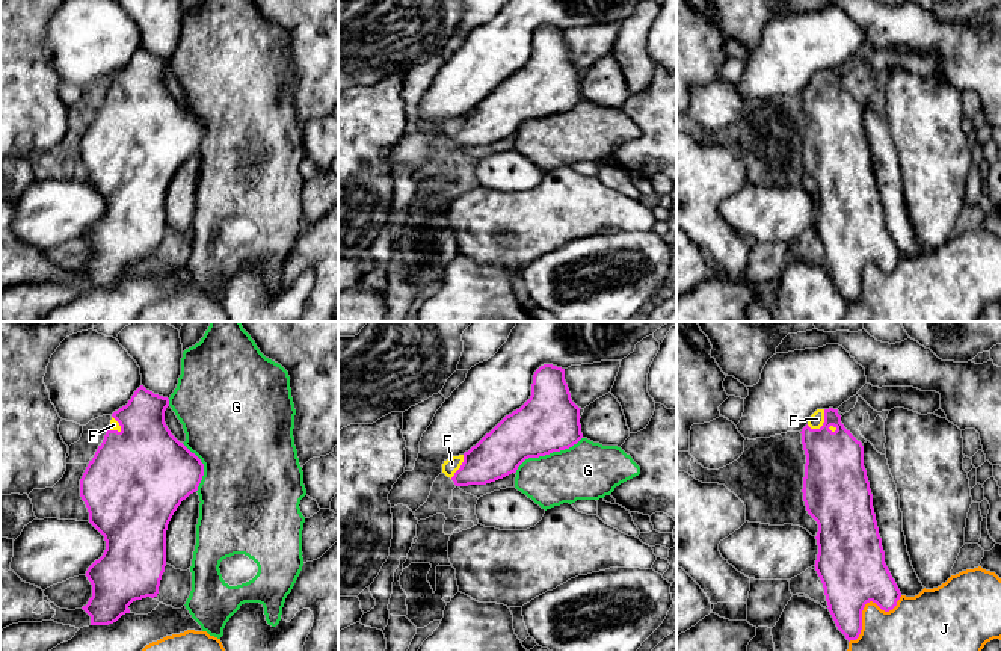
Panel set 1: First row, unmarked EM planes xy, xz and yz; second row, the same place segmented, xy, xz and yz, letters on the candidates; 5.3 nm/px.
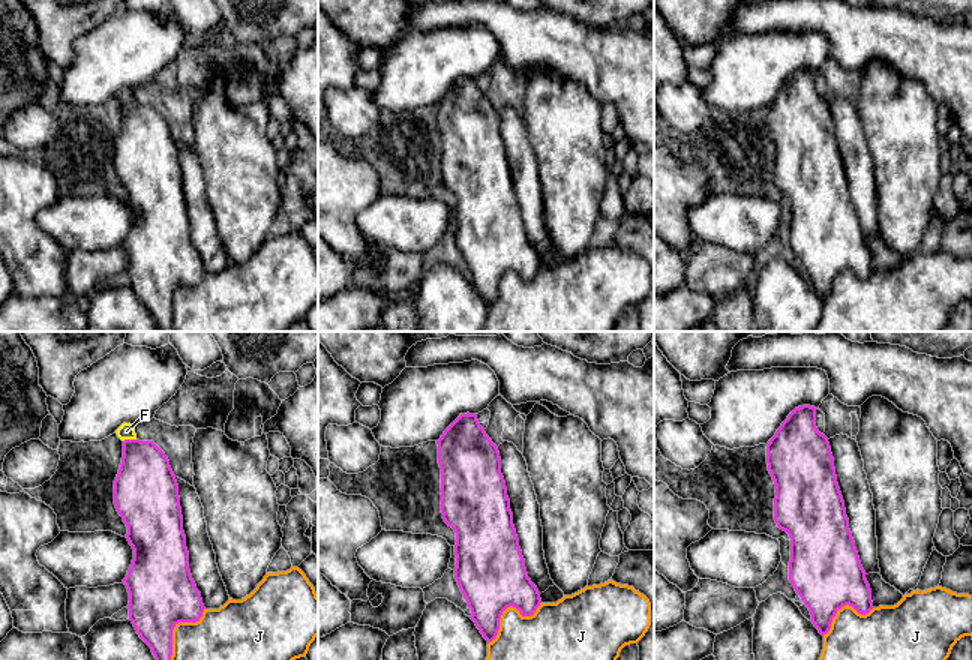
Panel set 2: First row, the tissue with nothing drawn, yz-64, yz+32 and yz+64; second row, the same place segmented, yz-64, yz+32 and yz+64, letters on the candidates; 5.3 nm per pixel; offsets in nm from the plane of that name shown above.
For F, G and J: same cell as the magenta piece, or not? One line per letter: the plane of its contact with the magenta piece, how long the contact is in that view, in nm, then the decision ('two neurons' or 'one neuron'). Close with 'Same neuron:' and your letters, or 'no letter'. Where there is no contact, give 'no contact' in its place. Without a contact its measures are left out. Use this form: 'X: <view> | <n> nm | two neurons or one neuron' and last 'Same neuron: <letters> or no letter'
F: yz | 130 nm | one neuron
G: xz | 400 nm | two neurons
J: yz | 380 nm | two neurons
Same neuron: F

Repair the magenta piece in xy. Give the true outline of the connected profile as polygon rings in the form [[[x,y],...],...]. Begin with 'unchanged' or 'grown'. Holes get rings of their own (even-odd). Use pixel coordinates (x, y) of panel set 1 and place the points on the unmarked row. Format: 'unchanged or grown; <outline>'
grown; [[[140,47],[128,65],[112,76],[109,92],[80,140],[80,159],[88,169],[89,184],[106,202],[103,218],[85,236],[92,246],[92,258],[82,270],[91,278],[91,287],[113,285],[130,275],[128,267],[133,263],[157,258],[166,228],[168,186],[181,163],[196,154],[202,142],[204,125],[171,95],[165,85],[168,68],[168,59]]]

